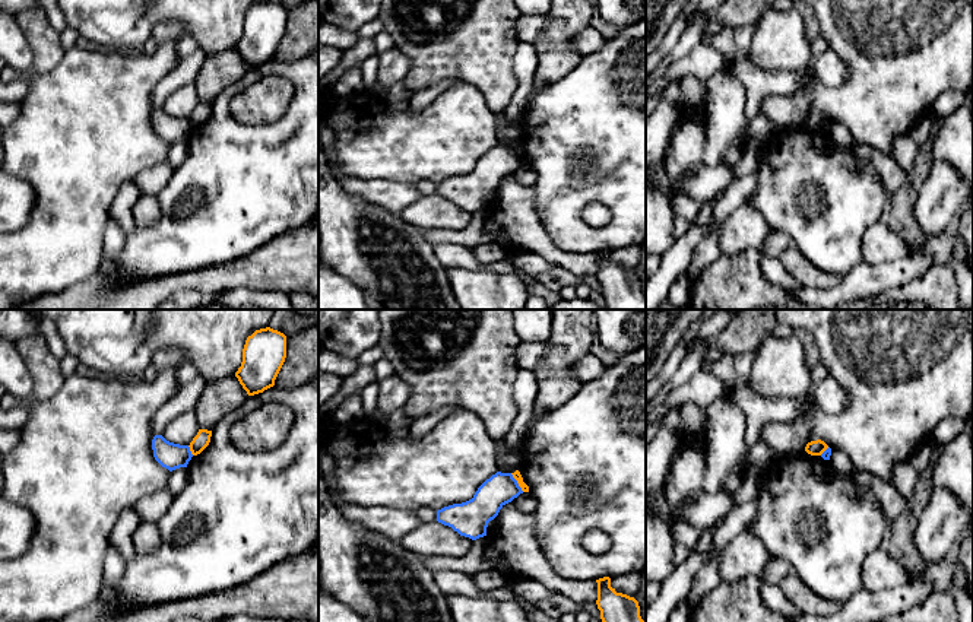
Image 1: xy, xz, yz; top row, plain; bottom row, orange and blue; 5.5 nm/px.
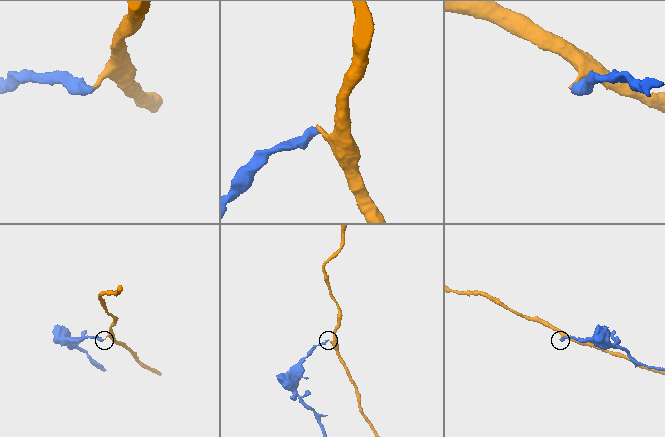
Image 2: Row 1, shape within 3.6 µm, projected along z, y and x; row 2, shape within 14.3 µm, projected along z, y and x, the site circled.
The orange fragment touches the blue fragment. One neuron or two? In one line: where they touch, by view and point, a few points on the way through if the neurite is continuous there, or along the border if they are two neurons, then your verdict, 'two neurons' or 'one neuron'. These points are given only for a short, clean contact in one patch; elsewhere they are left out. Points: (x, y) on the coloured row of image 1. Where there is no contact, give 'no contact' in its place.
meets orange in xz at (517, 482); border along xz (510, 473), (523, 491); two neurons

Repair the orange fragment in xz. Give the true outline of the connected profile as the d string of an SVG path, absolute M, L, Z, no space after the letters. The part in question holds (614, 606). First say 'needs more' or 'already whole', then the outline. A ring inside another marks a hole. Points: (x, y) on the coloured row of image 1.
already whole | M603 577L598 583L598 609L602 622L644 622L640 616L640 606L634 597L617 593L611 587L611 578Z

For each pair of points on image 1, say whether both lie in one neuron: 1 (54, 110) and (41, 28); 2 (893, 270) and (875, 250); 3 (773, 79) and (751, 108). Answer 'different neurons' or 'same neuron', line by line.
1: different neurons
2: different neurons
3: same neuron

